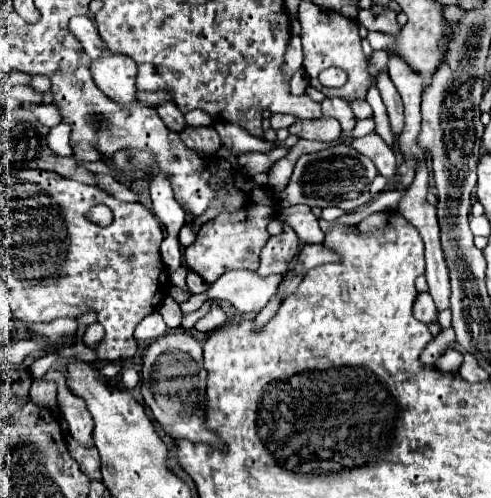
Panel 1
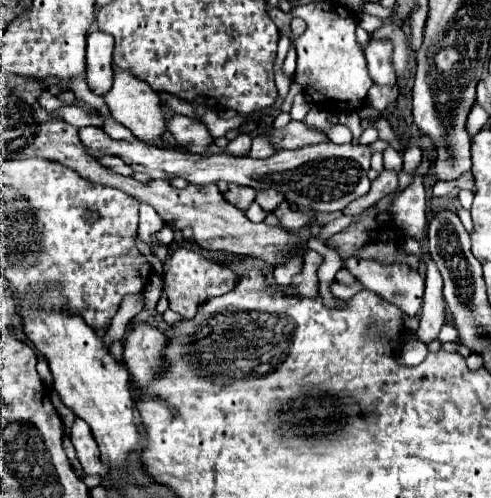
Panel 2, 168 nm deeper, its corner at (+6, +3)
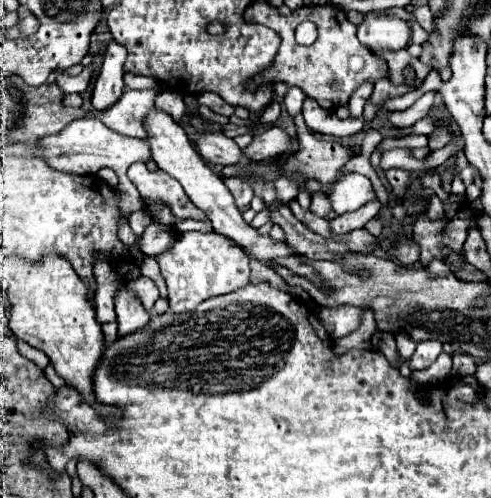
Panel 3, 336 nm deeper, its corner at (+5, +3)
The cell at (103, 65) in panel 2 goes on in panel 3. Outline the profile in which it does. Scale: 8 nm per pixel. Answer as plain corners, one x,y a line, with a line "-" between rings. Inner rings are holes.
110,42
92,94
92,106
96,110
102,112
120,100
124,88
124,80
122,80
124,62
126,62
126,48
118,46
118,42

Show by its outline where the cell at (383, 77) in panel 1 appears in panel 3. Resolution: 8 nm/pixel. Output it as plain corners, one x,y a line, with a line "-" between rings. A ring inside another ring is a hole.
380,10
364,14
362,24
358,26
358,40
366,44
376,56
382,56
382,50
402,50
410,42
410,24
396,16
386,16

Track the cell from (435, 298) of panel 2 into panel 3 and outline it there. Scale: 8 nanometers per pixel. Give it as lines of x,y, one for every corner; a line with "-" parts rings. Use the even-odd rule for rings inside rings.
438,340
418,342
418,348
410,360
410,370
426,370
442,354
442,344

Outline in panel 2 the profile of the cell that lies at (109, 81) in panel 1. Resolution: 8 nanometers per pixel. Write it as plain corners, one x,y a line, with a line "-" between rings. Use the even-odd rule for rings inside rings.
115,70
113,86
103,98
111,110
111,116
117,122
121,122
123,126
127,126
137,138
153,142
165,134
165,118
163,118
161,106
159,106
157,92
153,92
145,82
135,78
129,70

